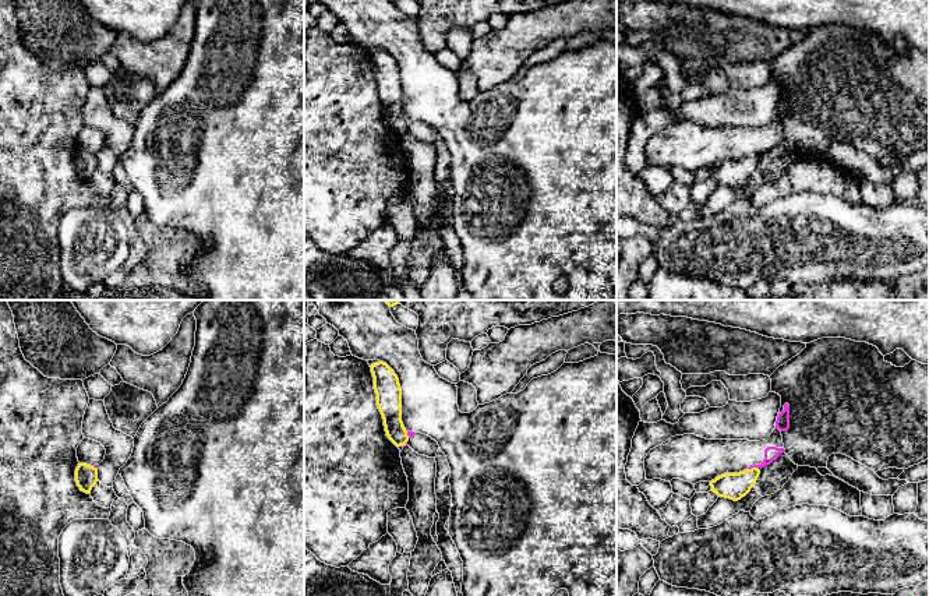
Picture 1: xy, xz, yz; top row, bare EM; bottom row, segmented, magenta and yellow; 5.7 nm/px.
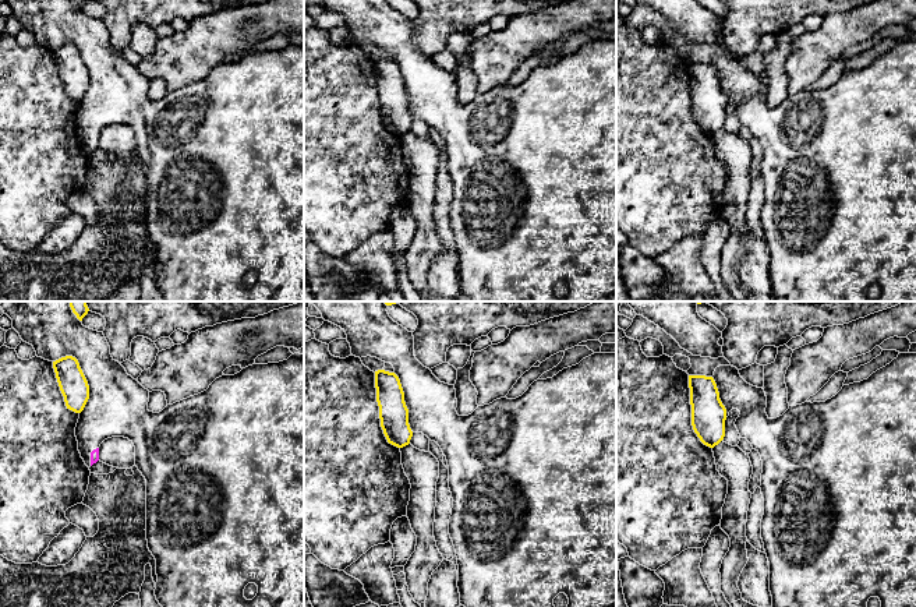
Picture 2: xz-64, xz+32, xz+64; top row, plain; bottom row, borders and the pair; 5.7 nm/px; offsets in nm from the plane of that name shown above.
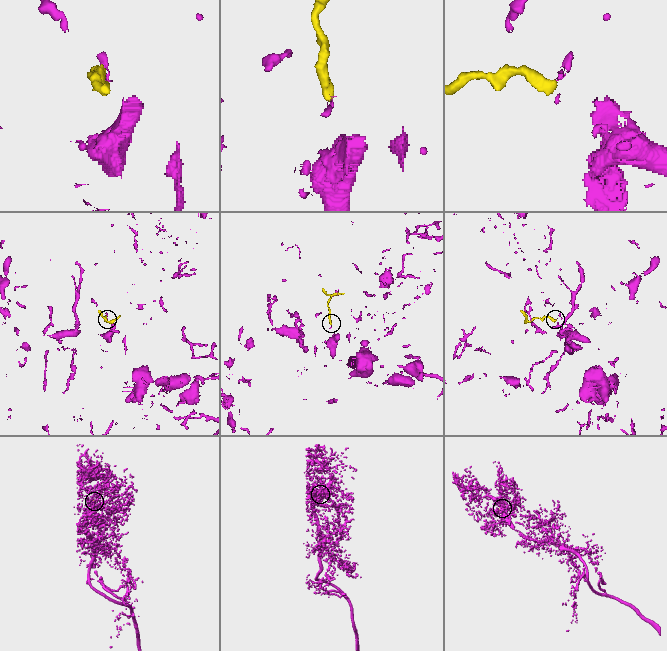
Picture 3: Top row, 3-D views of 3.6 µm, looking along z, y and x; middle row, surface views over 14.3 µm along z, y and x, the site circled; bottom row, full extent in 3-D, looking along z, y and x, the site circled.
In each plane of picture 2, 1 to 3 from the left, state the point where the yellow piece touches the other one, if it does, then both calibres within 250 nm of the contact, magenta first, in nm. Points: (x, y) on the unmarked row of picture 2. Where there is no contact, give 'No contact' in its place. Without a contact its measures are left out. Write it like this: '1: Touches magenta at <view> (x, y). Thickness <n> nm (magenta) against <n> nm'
1: No contact
2: No contact
3: No contact

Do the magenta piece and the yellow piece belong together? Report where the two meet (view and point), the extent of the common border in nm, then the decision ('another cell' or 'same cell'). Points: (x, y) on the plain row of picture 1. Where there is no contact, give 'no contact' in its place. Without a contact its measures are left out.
yz (752, 154) | 60 nm | another cell

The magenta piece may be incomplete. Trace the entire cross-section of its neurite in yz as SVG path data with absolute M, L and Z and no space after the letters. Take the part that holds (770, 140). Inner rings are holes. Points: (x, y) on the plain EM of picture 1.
M785 91L766 127L706 127L695 121L671 124L644 145L646 166L681 166L696 172L724 161L764 155L785 140L781 120L788 116L790 92Z

